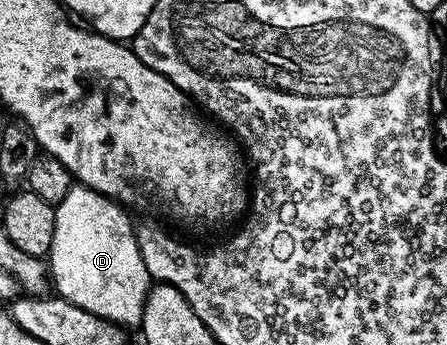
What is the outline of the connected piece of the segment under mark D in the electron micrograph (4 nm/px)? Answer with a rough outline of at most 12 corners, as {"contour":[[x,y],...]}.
{"contour":[[74,184],[47,269],[66,301],[140,326],[151,278],[134,222]]}

